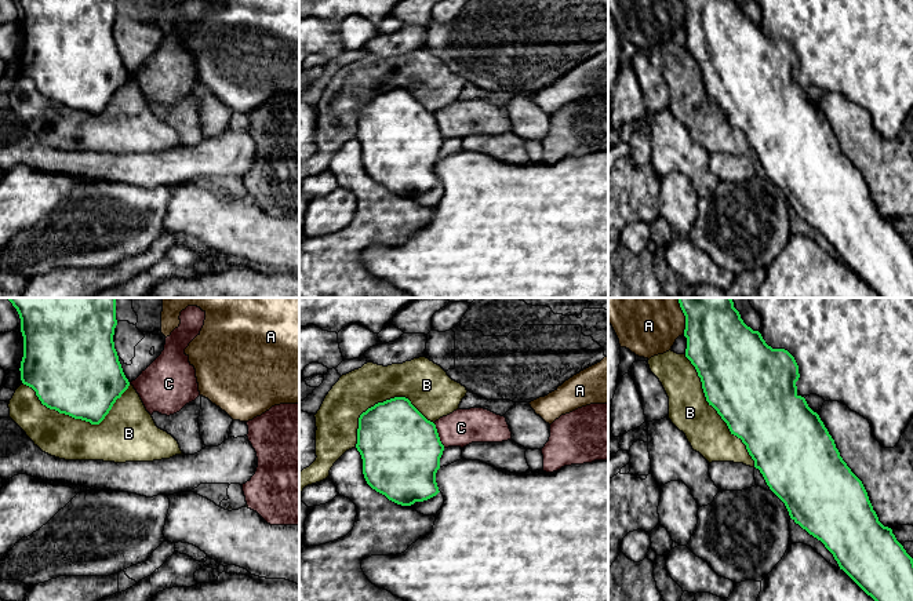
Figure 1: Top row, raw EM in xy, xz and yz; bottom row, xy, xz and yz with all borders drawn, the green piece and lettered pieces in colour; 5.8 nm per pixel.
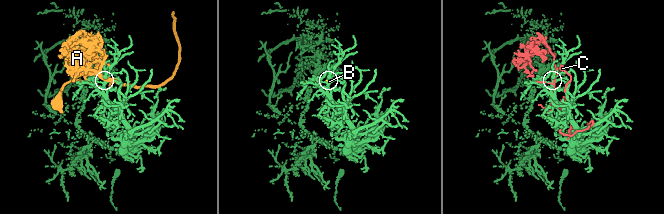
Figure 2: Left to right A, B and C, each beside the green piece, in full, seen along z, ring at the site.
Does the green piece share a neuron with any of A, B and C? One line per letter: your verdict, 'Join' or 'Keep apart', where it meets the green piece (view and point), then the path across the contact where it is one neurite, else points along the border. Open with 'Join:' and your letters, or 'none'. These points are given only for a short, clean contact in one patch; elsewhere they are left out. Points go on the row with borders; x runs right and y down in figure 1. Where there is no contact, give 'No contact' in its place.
Join: none
A: Keep apart. Touches green at yz (684, 314)
B: Keep apart. Touches green at xy (77, 418)
C: Keep apart. Touches green at xz (437, 436)

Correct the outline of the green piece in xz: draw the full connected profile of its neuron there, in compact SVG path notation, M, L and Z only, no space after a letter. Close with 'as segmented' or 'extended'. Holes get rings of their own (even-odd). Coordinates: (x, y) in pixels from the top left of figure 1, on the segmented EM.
M394 397L363 412L356 448L367 484L389 500L411 506L440 492L436 473L444 445L436 425L408 398Z; as segmented

